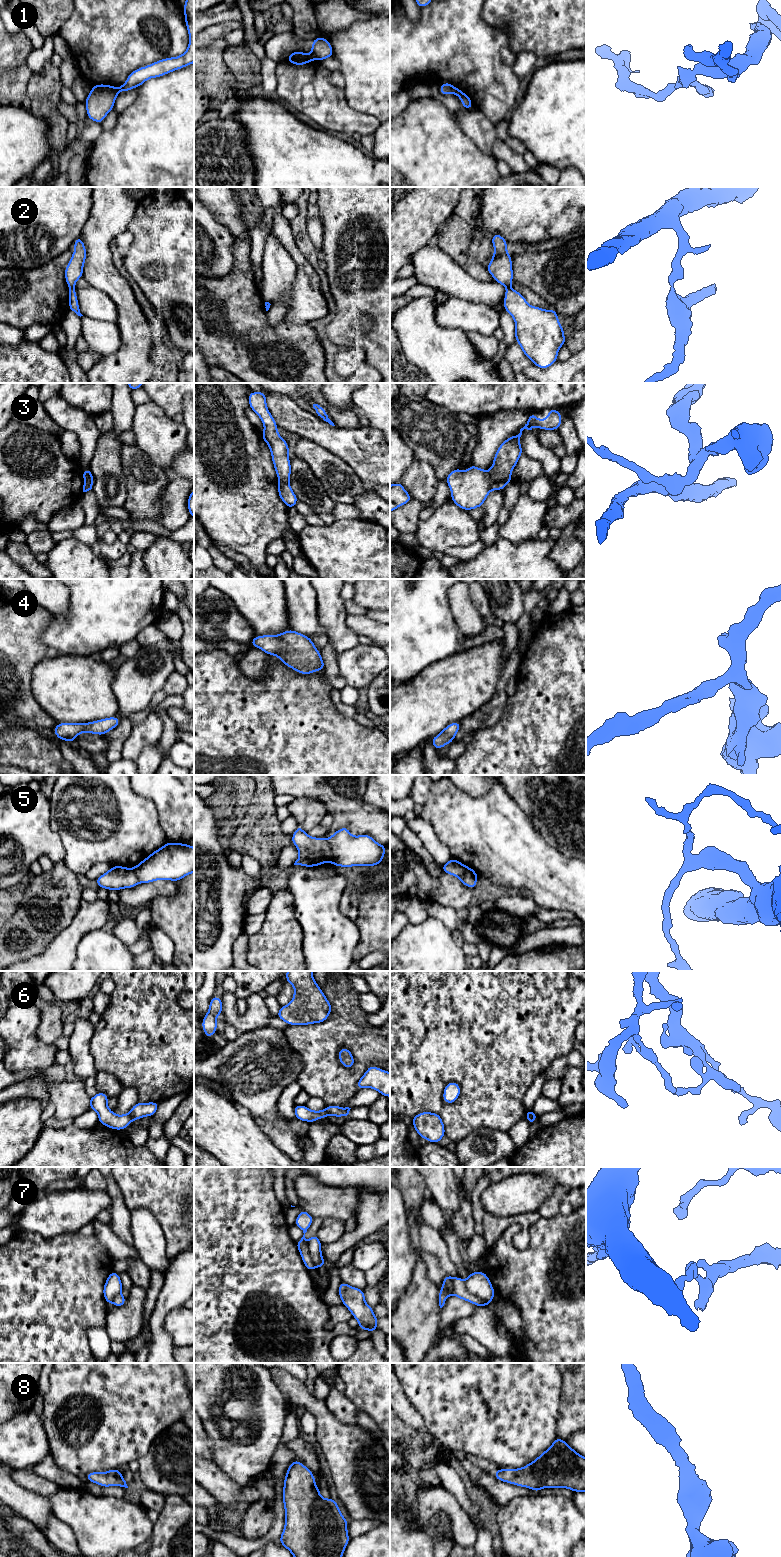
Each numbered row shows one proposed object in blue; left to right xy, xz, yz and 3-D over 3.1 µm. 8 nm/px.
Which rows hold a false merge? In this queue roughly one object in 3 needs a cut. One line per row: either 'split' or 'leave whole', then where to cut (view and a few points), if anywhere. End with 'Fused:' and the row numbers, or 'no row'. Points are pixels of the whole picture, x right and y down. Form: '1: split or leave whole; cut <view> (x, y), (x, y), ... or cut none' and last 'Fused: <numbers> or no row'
1: split; cut yz (457, 88), (453, 92)
2: split; cut xy (74, 286), (70, 288)
3: split; cut yz (488, 471), (491, 488)
4: leave whole; cut none
5: split; cut xz (327, 840), (331, 852), (330, 861)
6: split; cut xy (129, 1113), (133, 1119)
7: split; cut yz (463, 1281), (466, 1289), (477, 1296), (485, 1305)
8: leave whole; cut none
Fused: 1, 2, 3, 5, 6, 7

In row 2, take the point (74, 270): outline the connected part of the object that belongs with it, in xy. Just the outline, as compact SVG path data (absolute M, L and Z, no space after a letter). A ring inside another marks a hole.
M79 236L73 244L75 250L65 268L65 280L69 288L75 287L77 280L83 276L83 267L86 261L86 247L81 236Z

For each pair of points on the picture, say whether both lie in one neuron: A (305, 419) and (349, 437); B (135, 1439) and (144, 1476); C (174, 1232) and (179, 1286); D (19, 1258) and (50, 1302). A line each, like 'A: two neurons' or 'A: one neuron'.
A: one neuron
B: two neurons
C: two neurons
D: one neuron

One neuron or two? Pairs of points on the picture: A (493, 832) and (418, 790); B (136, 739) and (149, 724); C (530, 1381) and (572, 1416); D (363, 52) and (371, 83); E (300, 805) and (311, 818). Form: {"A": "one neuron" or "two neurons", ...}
{"A": "two neurons", "B": "one neuron", "C": "two neurons", "D": "one neuron", "E": "one neuron"}

